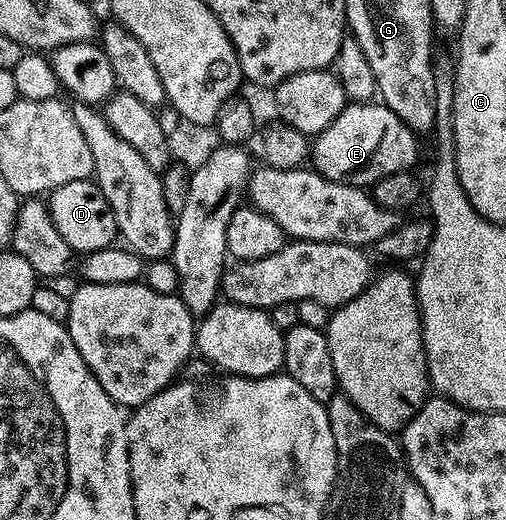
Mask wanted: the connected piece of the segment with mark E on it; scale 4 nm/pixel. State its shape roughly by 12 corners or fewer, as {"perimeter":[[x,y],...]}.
{"perimeter":[[349,102],[318,132],[311,167],[368,189],[421,152],[380,102]]}

